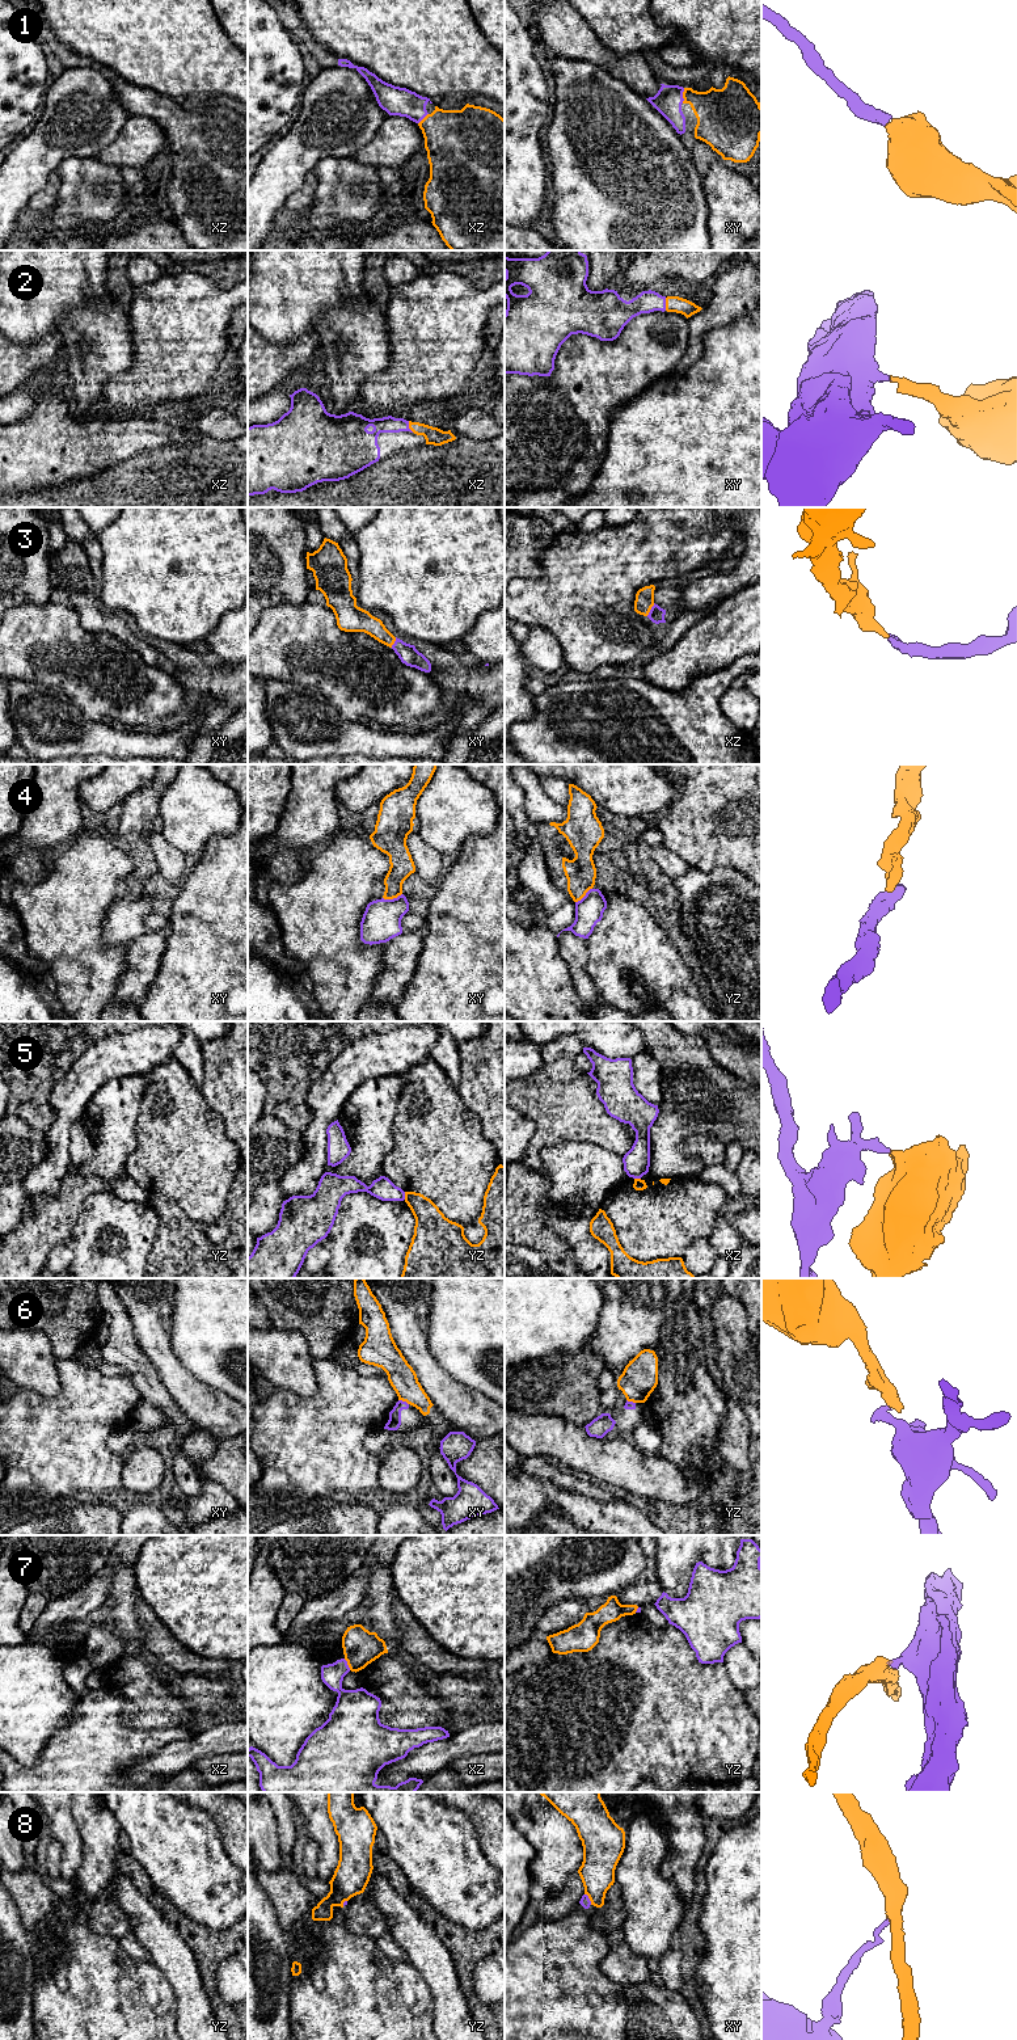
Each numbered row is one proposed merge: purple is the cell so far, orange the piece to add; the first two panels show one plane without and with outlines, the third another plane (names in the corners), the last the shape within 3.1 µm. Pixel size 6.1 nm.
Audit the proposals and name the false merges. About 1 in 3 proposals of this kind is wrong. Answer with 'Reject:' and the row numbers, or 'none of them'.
Reject: 4, 5, 6, 7, 8

